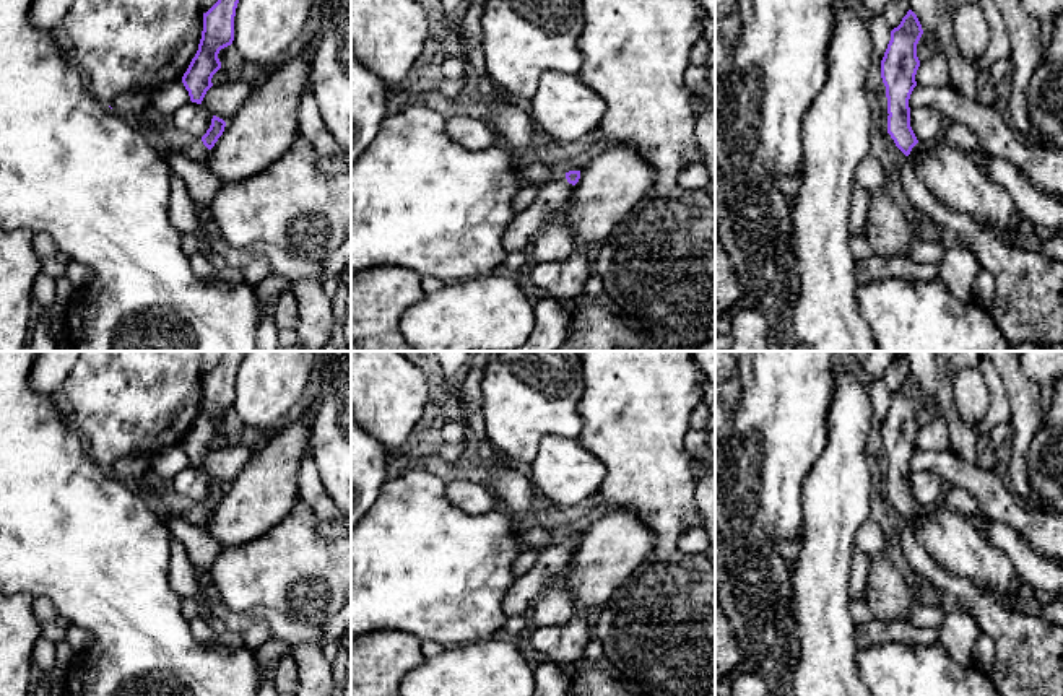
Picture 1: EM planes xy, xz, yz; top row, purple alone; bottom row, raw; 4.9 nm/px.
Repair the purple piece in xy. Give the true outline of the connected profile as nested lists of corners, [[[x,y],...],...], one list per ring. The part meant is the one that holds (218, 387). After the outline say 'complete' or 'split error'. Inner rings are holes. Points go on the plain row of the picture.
[[[223,351],[218,366],[203,377],[198,415],[182,441],[192,467],[202,468],[213,450],[213,439],[221,433],[219,415],[234,405],[234,381],[244,355],[245,351]]]; complete

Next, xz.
[[[569,535],[562,542],[538,551],[533,568],[515,579],[502,600],[507,618],[530,615],[543,590],[567,571],[579,543],[580,535]]]; split error

